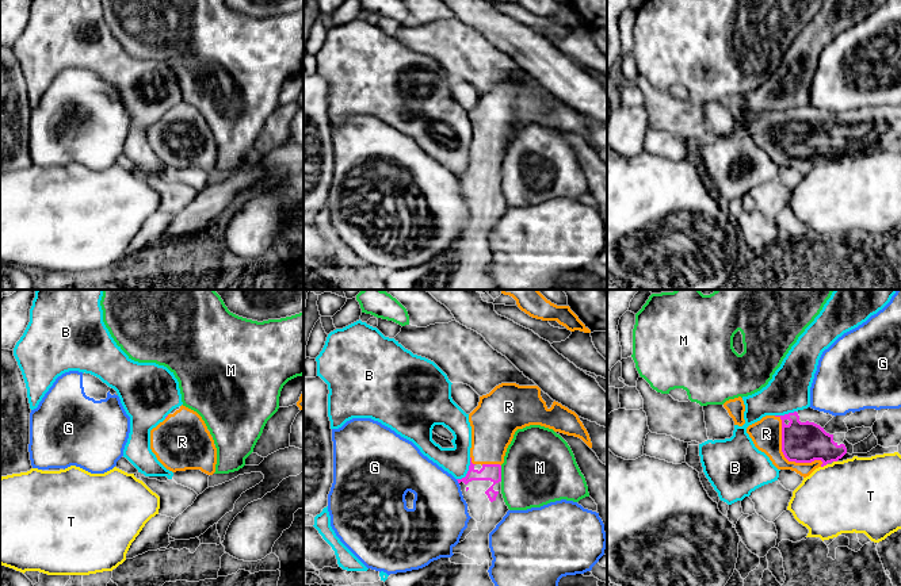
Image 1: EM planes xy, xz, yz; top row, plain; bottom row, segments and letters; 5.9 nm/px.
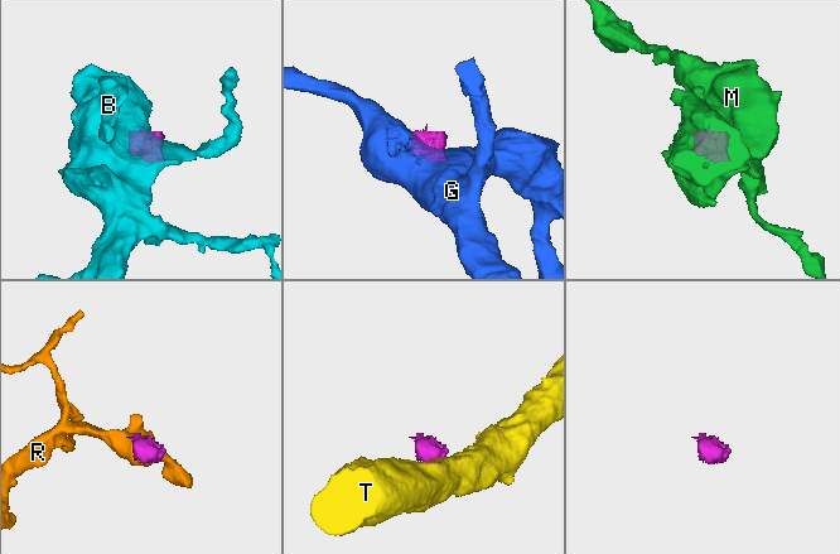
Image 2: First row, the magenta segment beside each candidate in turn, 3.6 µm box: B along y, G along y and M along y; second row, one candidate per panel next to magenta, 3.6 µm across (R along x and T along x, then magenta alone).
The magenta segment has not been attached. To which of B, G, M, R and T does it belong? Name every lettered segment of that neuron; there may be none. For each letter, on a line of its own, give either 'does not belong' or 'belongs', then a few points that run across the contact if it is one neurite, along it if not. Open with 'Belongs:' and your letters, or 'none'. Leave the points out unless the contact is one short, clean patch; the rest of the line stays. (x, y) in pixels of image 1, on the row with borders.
Belongs: R
B: does not belong | xz (470, 458), (468, 472), (457, 479)
G: does not belong | xz (455, 479), (458, 483)
M: does not belong | xz (500, 466), (501, 481)
R: belongs
T: does not belong | yz (827, 463), (821, 467)

